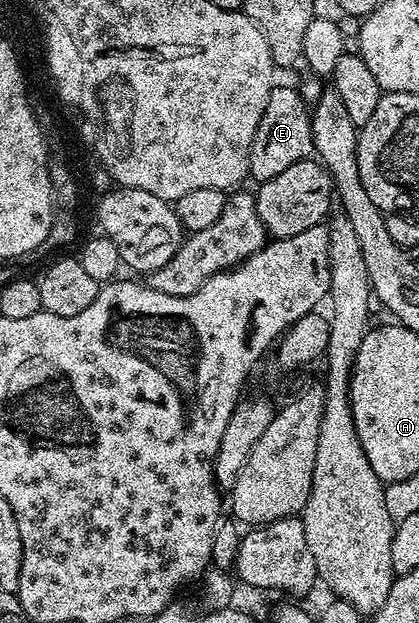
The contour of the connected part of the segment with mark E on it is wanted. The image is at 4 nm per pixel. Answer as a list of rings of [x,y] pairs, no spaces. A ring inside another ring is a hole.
[[[274,86],[271,90],[271,98],[267,98],[267,110],[263,110],[263,118],[259,118],[259,130],[255,130],[255,138],[251,142],[251,154],[249,155],[249,176],[254,181],[260,182],[275,178],[287,166],[295,166],[295,162],[308,160],[314,155],[313,135],[311,134],[311,108],[302,98],[296,87],[281,88]]]

